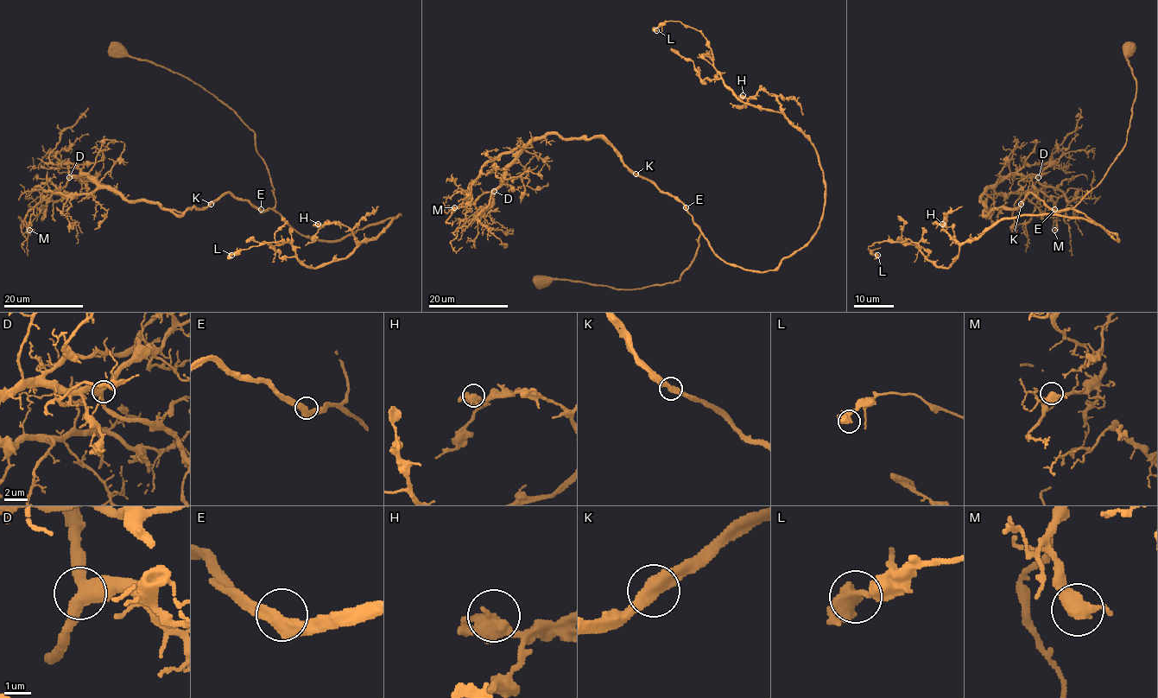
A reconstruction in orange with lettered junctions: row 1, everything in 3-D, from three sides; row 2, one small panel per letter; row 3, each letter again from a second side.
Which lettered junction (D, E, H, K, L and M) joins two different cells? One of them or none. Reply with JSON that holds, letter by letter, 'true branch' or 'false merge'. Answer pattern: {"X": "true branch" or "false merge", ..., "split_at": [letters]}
{"D": "true branch", "E": "true branch", "H": "true branch", "K": "true branch", "L": "true branch", "M": "true branch", "split_at": []}

